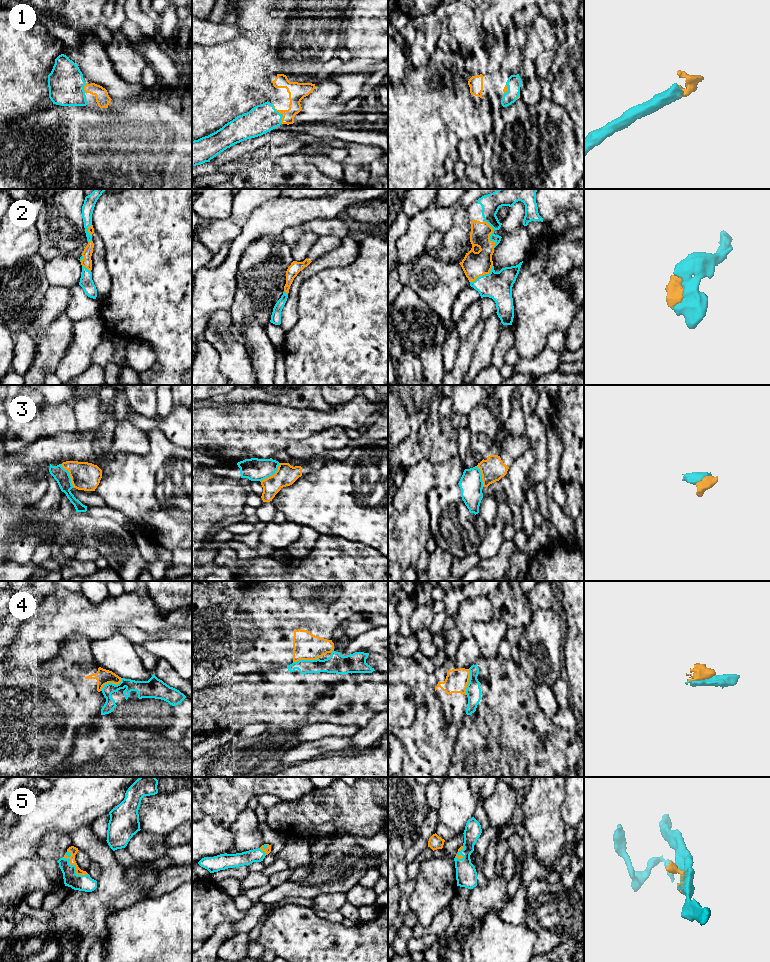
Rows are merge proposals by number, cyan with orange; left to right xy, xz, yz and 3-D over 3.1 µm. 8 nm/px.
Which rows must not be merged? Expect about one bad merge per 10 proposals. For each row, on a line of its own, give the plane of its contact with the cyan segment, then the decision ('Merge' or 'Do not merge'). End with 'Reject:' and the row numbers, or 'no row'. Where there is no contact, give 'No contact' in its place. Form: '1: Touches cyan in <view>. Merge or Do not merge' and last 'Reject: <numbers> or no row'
1: Touches cyan in xz. Merge
2: Touches cyan in yz. Merge
3: Touches cyan in xy. Do not merge
4: Touches cyan in xy. Do not merge
5: Touches cyan in xy. Merge
Reject: 3, 4

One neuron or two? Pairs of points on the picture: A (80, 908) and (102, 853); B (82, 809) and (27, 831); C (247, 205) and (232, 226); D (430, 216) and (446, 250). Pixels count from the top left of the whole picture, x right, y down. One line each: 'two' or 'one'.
A: one
B: one
C: one
D: two

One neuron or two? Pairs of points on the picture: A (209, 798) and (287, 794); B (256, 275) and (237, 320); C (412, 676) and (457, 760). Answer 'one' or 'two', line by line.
A: one
B: one
C: two

